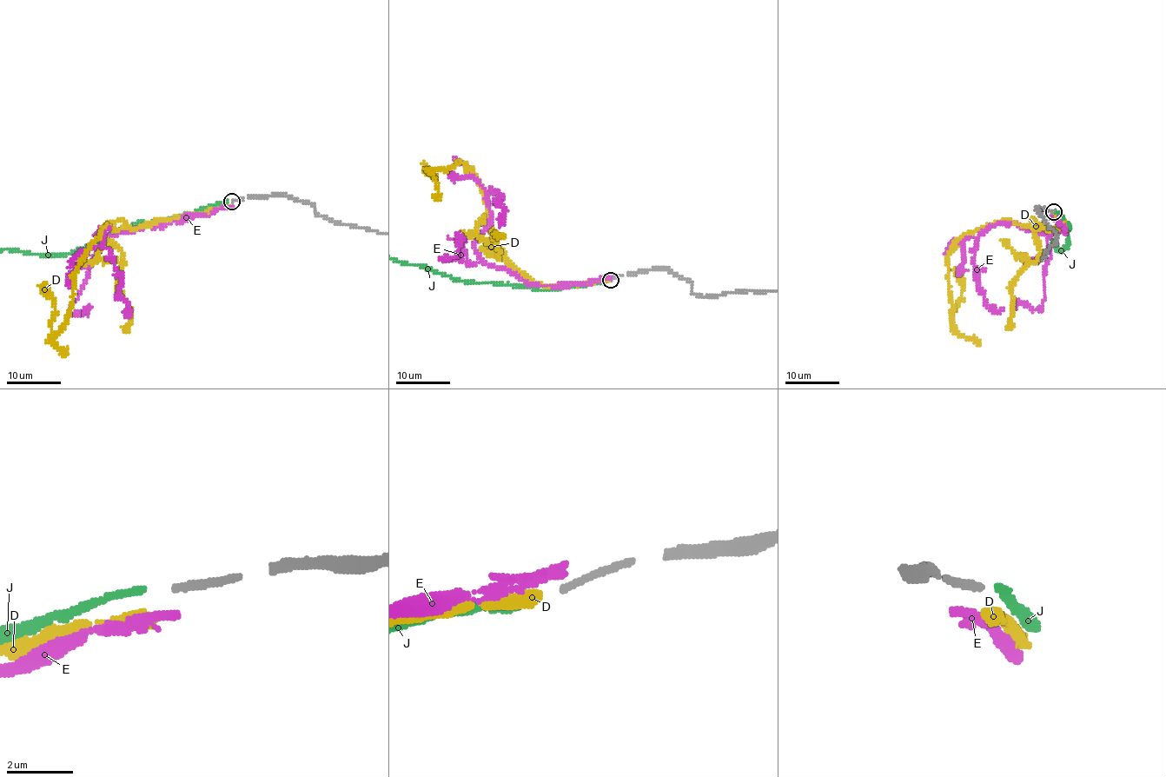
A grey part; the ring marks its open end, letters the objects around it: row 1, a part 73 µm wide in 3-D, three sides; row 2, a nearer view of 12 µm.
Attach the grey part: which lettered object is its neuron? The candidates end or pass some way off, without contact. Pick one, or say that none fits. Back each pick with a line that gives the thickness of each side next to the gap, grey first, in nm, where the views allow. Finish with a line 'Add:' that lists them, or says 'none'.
J: calibres 240 and 240 nm
Add: J

